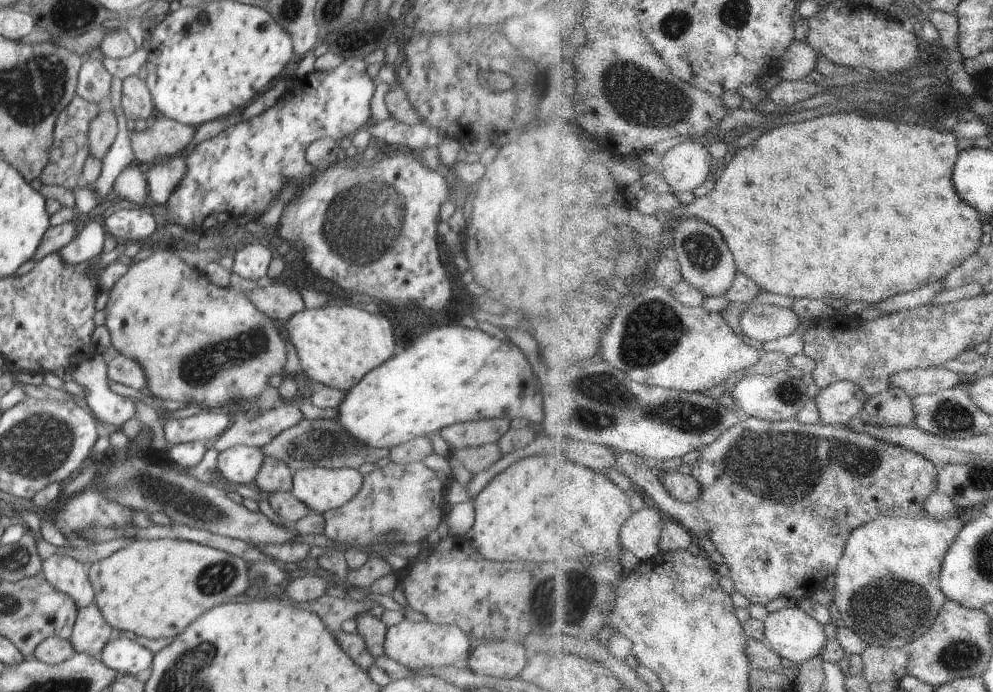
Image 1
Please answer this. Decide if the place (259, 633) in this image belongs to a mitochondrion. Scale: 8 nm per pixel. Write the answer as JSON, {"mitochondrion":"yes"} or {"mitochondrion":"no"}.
{"mitochondrion":"no"}

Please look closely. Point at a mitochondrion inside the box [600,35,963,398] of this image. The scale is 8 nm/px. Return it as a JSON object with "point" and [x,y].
{"point":[642,97]}

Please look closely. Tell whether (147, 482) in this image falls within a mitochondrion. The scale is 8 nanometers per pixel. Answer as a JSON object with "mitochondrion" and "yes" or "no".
{"mitochondrion":"yes"}

